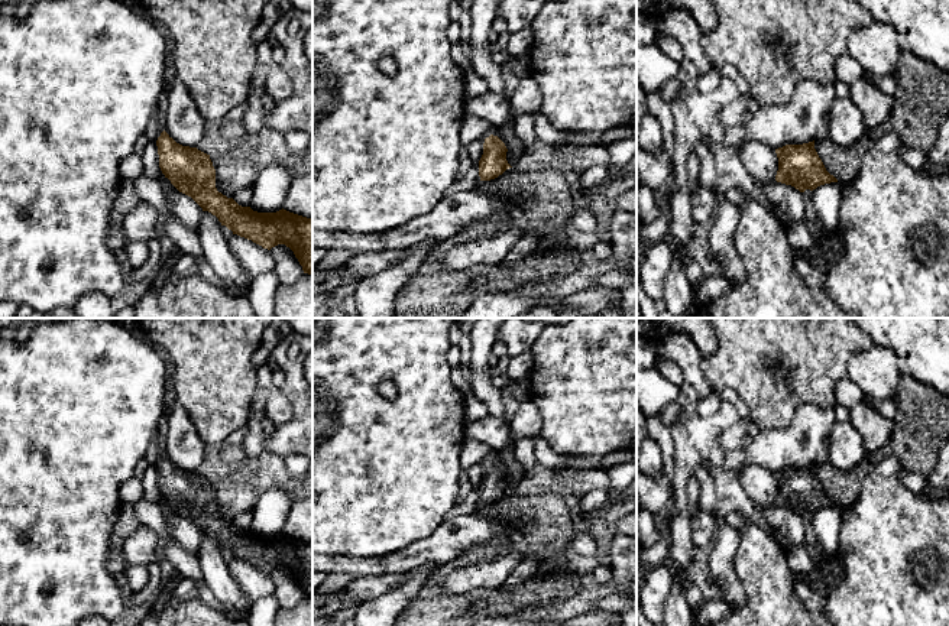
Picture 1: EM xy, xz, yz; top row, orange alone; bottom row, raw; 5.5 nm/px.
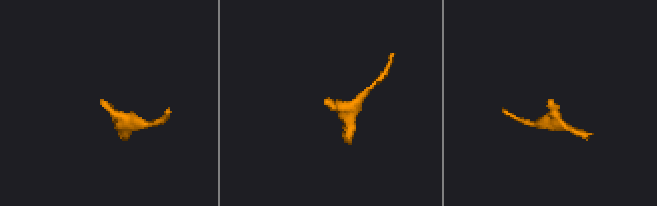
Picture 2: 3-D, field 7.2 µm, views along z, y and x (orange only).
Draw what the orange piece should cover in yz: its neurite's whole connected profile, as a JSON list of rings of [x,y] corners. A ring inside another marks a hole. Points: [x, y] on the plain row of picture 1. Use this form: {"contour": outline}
{"contour": [[[814,464],[803,468],[786,468],[775,473],[778,494],[775,505],[791,509],[800,516],[820,509],[838,506],[830,499],[814,473]]]}

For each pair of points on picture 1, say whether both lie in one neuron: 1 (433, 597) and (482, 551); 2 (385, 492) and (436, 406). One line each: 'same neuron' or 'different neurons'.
1: same neuron
2: same neuron

